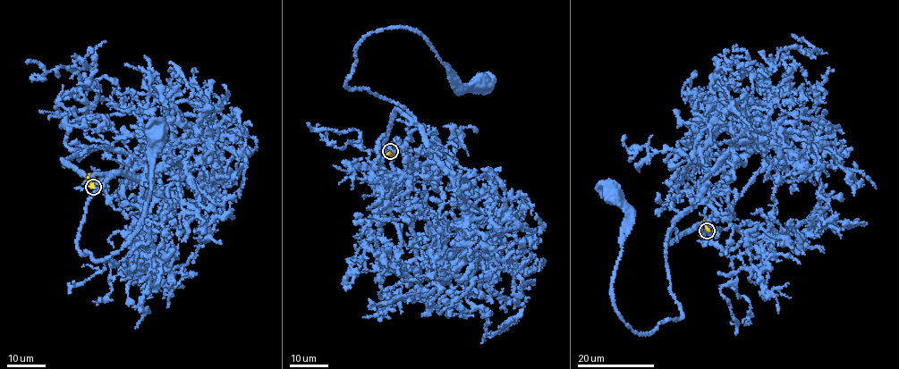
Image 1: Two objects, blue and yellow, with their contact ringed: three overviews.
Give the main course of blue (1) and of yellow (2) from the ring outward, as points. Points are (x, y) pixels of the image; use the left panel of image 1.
1: (93, 187), (140, 220), (141, 182), (121, 171), (86, 205), (78, 251), (102, 259), (139, 229), (158, 133)
2: (93, 187), (88, 178), (89, 174)

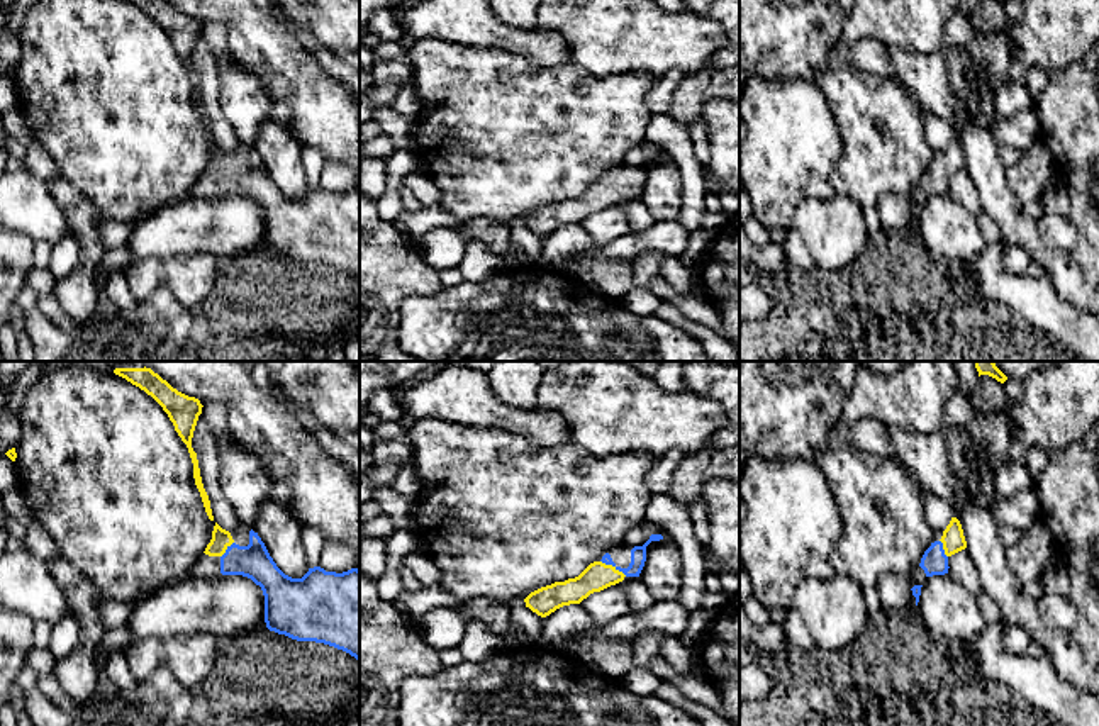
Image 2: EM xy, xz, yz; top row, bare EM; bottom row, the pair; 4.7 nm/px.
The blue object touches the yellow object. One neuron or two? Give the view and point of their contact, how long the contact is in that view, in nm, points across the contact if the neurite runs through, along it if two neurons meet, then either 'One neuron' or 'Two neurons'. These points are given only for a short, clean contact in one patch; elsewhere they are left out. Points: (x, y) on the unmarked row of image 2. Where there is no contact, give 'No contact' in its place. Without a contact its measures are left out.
Touches blue at xz (614, 185). Shared border 150 nm. Path across: xz (638, 173), (628, 190), (614, 185), (606, 194), (597, 195). One neuron

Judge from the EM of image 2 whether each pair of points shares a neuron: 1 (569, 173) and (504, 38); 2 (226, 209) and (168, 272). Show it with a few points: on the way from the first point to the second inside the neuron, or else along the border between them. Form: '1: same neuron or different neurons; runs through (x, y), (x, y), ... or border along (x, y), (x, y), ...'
1: different neurons; border along (472, 46), (499, 48), (548, 67)
2: different neurons; border along (217, 258), (192, 255), (148, 256), (143, 260)

